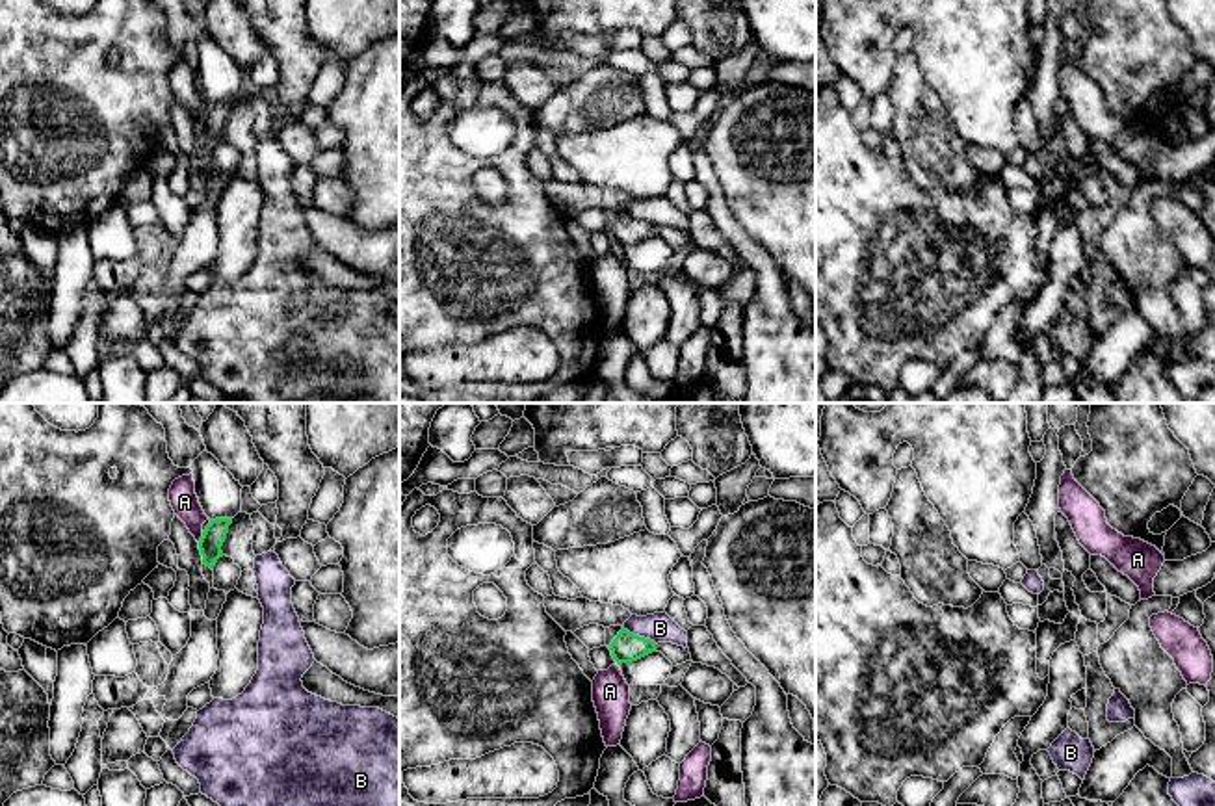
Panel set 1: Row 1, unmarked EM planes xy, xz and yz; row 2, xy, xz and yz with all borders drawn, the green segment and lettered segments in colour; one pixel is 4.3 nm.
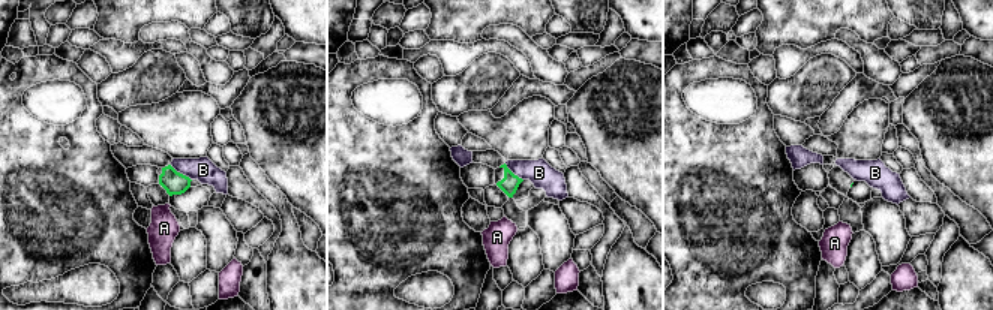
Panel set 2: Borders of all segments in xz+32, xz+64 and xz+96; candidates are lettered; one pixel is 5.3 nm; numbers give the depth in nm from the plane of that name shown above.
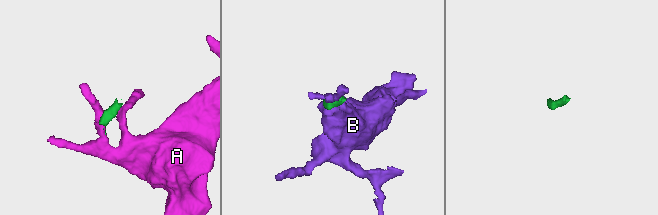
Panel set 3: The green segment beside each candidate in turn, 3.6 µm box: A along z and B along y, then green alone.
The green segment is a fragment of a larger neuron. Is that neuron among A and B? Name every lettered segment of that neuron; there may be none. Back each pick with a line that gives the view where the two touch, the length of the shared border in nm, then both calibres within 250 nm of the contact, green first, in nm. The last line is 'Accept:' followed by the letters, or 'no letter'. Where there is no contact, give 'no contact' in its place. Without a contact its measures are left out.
Accept: no letter

